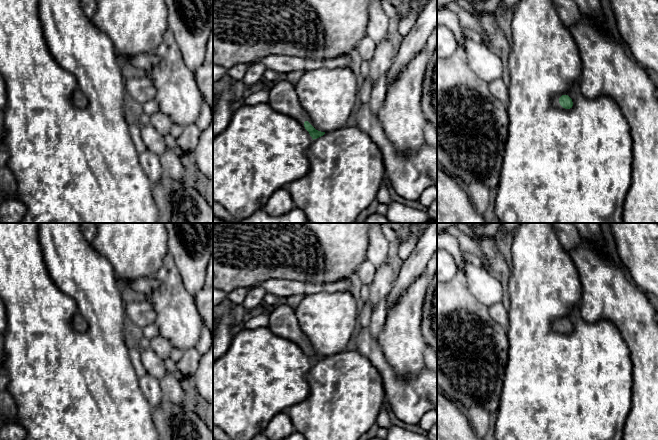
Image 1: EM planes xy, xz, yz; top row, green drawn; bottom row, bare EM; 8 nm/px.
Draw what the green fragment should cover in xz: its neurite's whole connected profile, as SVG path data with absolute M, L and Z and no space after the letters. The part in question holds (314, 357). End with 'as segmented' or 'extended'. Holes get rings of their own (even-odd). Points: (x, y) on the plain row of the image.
M287 304L277 305L269 315L268 328L275 334L302 346L312 363L317 363L325 358L316 354L308 345L307 337L300 329L296 310Z; extended

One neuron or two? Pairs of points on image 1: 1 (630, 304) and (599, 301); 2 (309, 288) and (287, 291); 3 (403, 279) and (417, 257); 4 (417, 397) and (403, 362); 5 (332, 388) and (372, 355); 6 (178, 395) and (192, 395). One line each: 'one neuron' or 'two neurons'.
1: one neuron
2: one neuron
3: one neuron
4: two neurons
5: two neurons
6: two neurons

